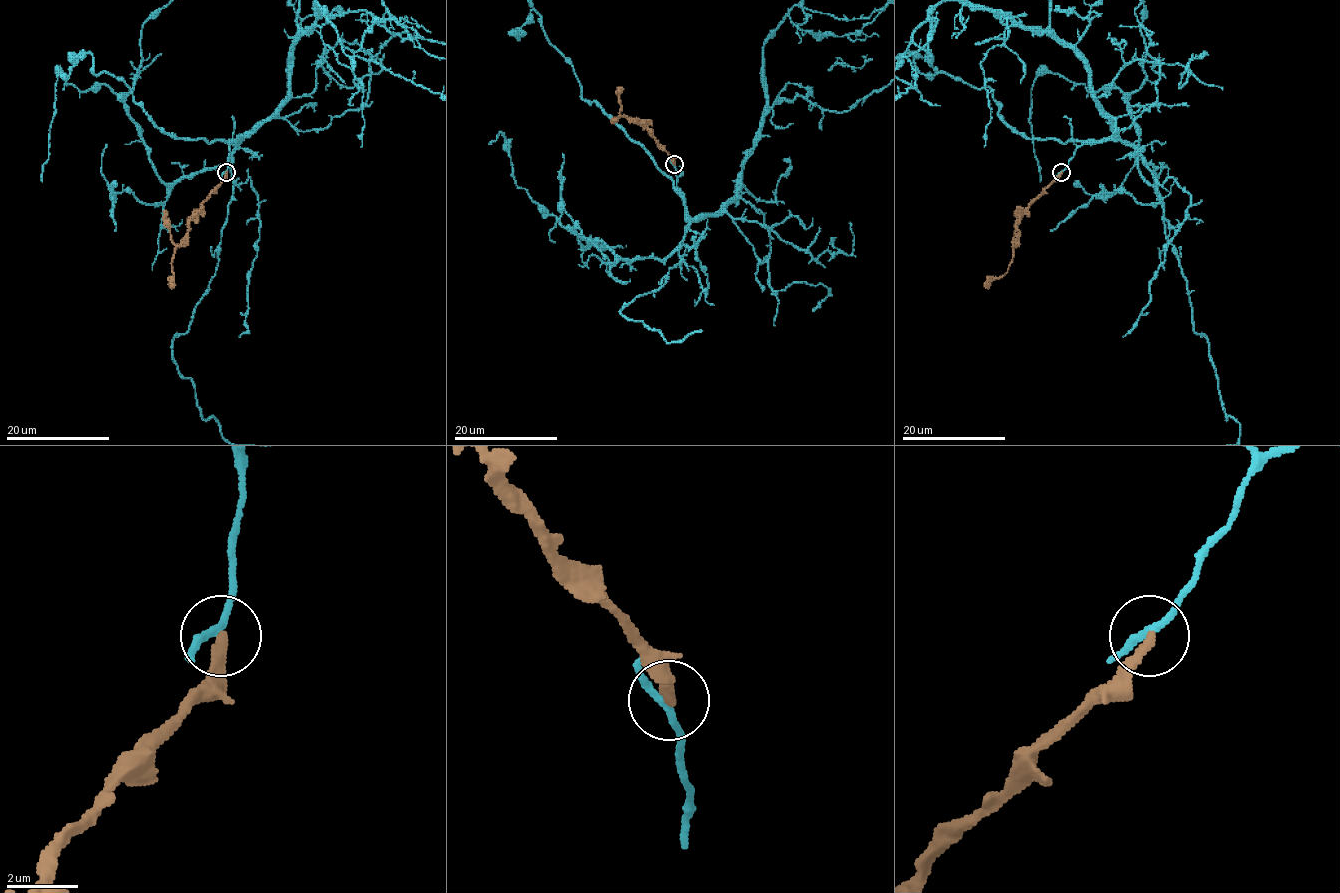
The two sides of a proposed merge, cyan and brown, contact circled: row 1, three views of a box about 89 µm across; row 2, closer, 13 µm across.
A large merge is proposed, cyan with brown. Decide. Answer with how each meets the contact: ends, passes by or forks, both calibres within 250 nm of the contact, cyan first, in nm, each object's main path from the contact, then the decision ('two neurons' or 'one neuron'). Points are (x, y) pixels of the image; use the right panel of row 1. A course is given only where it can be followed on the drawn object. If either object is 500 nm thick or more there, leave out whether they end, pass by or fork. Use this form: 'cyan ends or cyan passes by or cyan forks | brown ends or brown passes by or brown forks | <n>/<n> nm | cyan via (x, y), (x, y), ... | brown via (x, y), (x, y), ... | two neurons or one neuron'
cyan passes by | brown ends | 200/280 nm | cyan via (1062, 172), (1103, 140), (1148, 169), (1192, 329), (1239, 424) | brown via (1062, 172), (1018, 222), (1018, 238), (1012, 248), (1011, 263), (1003, 275), (993, 277), (984, 286) | two neurons

